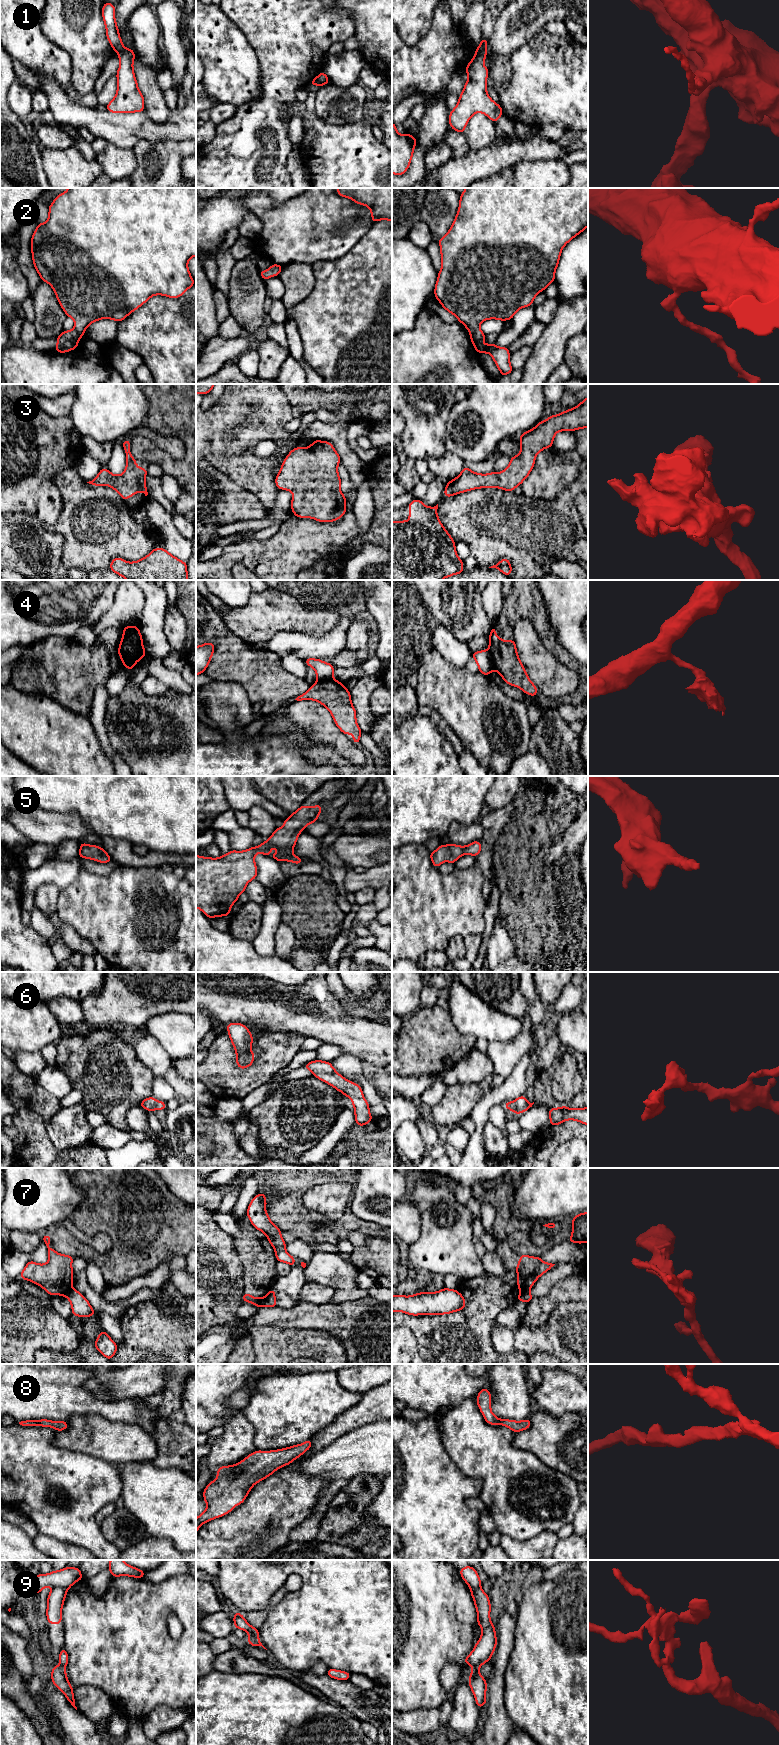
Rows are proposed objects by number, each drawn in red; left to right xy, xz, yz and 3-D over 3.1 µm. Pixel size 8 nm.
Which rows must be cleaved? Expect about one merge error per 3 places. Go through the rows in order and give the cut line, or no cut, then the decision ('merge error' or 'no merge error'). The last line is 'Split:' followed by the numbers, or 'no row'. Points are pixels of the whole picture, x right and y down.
1: cut xy (123, 47), (117, 52); merge error
2: cut none; no merge error
3: cut none; no merge error
4: cut yz (487, 650), (494, 669); merge error
5: cut none; no merge error
6: cut none; no merge error
7: cut xz (265, 1297), (262, 1305); merge error
8: cut none; no merge error
9: cut none; no merge error
Split: 1, 4, 7

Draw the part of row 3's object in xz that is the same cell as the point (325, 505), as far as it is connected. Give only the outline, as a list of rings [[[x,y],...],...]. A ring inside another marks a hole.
[[[314,440],[306,448],[290,451],[275,478],[277,488],[293,493],[294,516],[332,522],[343,517],[346,497],[342,494],[338,465],[341,461],[334,446]]]

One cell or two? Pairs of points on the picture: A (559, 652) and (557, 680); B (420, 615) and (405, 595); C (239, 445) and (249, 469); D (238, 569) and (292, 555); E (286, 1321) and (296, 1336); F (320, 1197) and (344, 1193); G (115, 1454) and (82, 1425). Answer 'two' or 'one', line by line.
A: two
B: one
C: one
D: two
E: two
F: one
G: one

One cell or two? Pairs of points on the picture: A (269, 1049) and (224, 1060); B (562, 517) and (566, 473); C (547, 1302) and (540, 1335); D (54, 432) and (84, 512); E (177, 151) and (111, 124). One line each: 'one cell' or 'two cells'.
A: one cell
B: two cells
C: two cells
D: two cells
E: two cells

